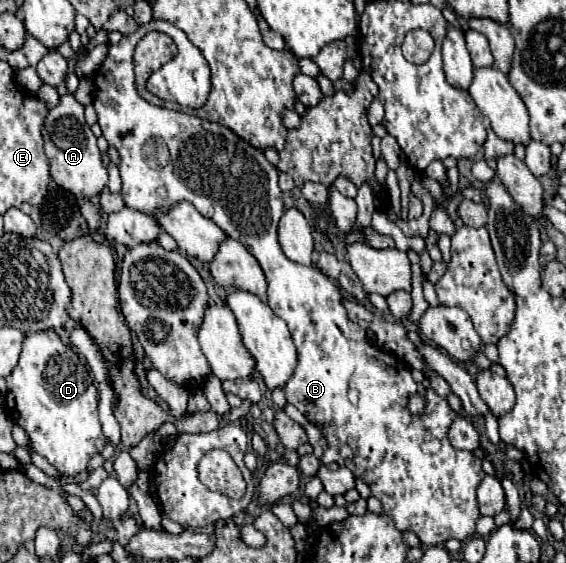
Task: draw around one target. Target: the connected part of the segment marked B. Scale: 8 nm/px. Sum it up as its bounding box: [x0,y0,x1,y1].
[93,20,485,546]

